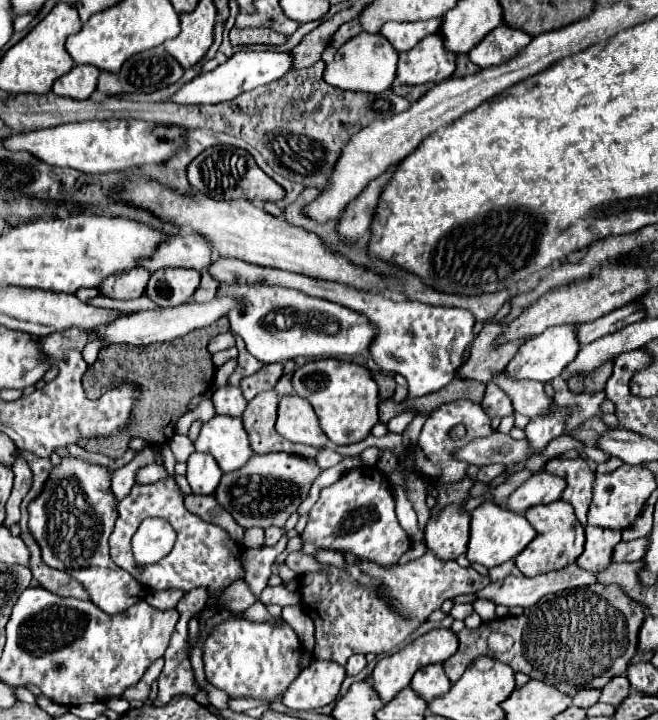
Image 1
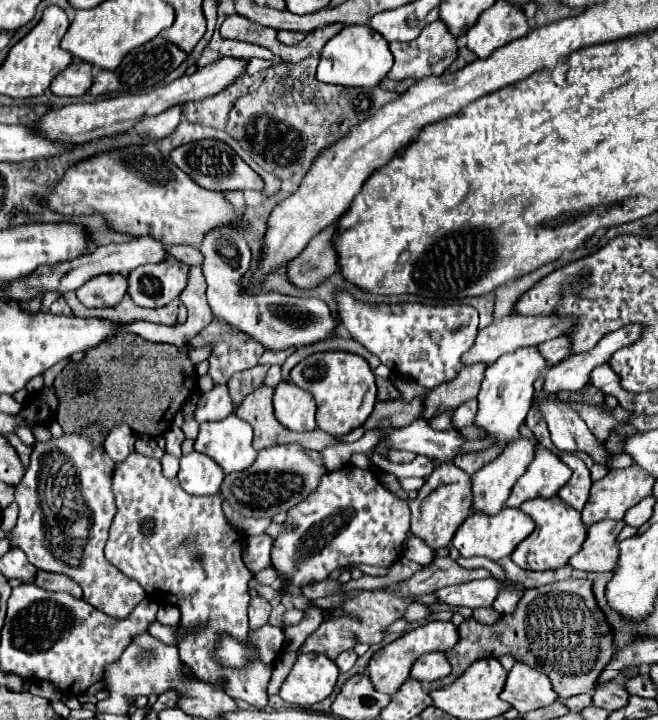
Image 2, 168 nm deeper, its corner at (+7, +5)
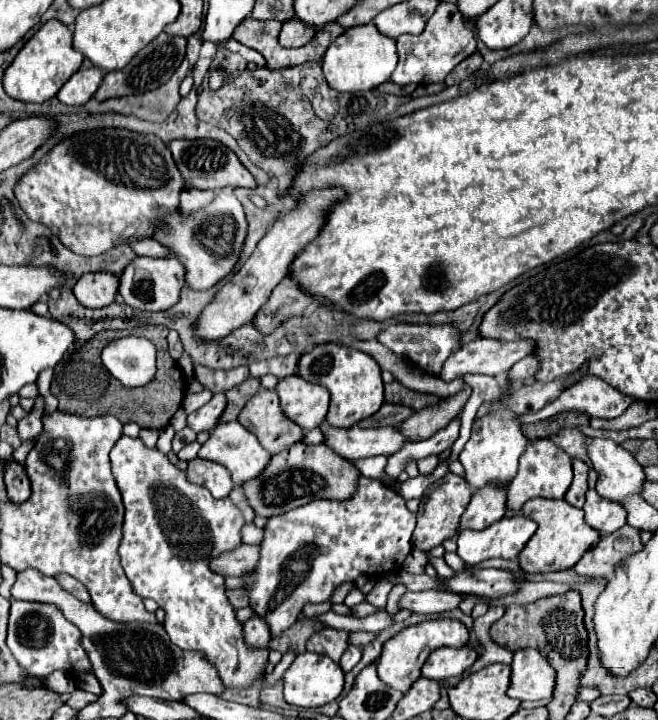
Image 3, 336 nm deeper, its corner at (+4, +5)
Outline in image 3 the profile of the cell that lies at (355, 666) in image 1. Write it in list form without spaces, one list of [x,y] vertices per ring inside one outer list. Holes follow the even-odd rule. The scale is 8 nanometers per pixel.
[[[349,646],[347,650],[345,650],[345,654],[341,656],[341,668],[343,668],[343,672],[349,672],[351,668],[355,668],[355,664],[361,660],[361,648],[359,646]]]

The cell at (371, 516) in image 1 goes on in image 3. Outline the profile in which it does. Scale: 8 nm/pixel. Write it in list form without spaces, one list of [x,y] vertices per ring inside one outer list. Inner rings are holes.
[[[359,476],[357,490],[347,500],[313,500],[287,514],[269,518],[265,526],[265,538],[261,542],[259,570],[255,570],[255,576],[251,574],[247,580],[251,606],[257,616],[267,620],[271,634],[279,636],[297,620],[305,602],[327,602],[335,586],[343,582],[355,582],[359,574],[383,576],[399,570],[395,566],[401,566],[413,548],[413,530],[415,514],[405,506],[405,498],[391,486],[367,476]]]

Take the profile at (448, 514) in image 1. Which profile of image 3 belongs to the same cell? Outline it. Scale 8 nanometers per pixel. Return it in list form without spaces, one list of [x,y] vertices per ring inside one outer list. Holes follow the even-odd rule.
[[[449,472],[443,480],[439,480],[423,498],[417,510],[417,528],[413,532],[413,546],[419,550],[429,552],[435,546],[441,546],[443,540],[453,538],[459,530],[459,520],[463,516],[463,510],[467,508],[471,500],[471,486],[463,476],[457,476]]]

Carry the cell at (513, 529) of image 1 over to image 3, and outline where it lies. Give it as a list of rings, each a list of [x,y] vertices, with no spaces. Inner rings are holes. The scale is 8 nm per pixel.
[[[523,514],[503,518],[485,530],[461,530],[457,536],[457,554],[471,566],[487,558],[515,560],[535,530],[537,522]]]

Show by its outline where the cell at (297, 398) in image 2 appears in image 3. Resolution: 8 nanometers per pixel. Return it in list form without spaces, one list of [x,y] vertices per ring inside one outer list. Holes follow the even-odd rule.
[[[297,374],[279,380],[277,394],[281,408],[289,420],[305,430],[313,430],[325,420],[329,408],[329,394],[323,386],[315,386]]]

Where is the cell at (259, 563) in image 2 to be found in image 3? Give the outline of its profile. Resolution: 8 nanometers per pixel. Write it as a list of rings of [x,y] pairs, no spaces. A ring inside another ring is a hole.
[[[243,544],[239,550],[231,554],[223,554],[223,558],[217,558],[211,562],[211,570],[219,570],[223,576],[249,576],[255,572],[255,566],[259,562],[259,544]]]

